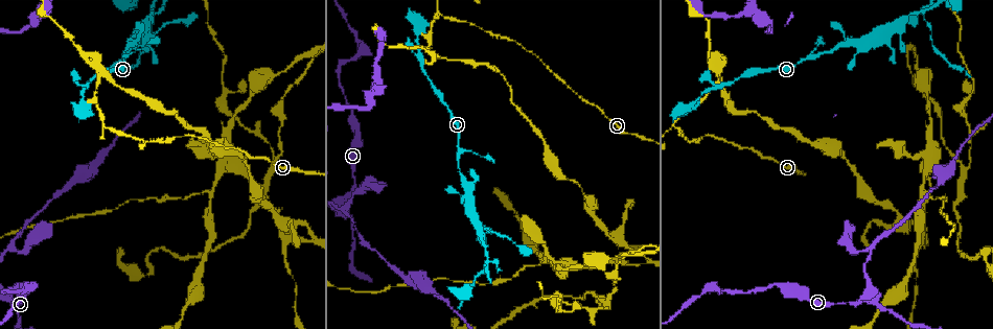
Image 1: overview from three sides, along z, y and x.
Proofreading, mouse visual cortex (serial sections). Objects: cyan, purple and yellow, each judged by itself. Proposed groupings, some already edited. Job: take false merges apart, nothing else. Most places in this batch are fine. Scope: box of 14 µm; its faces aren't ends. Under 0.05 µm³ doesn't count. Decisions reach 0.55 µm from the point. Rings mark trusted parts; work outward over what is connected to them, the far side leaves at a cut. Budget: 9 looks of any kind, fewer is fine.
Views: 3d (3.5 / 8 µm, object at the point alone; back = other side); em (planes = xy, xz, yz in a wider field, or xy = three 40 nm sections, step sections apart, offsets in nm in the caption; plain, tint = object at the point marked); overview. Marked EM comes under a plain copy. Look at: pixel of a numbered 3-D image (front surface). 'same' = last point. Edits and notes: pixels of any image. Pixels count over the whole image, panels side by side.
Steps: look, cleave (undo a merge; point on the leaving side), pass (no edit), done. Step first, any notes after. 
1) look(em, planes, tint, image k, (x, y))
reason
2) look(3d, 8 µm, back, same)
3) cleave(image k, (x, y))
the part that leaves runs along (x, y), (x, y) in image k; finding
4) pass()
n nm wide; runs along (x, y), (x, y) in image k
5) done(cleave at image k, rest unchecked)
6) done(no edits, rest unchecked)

look(3d, 3.5 µm, image 1, (437, 15))

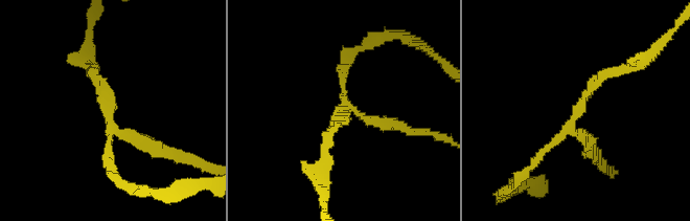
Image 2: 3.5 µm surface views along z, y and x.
look(em, xy, step 5, tint, image 2, (109, 122))
3 arms; arms of 150, 150, 150 nm

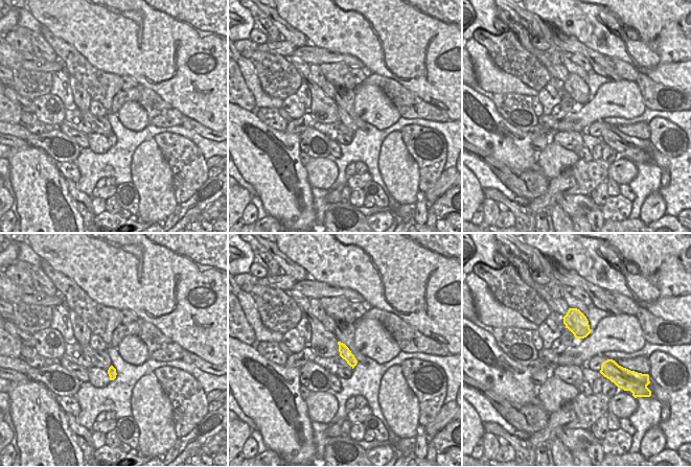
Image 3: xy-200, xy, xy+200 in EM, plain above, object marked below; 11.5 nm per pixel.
cleave(image 2, (107, 96))
the part that leaves runs along (117, 130), (88, 66) in image 2; two cells meet here

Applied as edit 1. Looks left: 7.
look(3d, 3.5 µm, image 1, (769, 283))
calibre changes

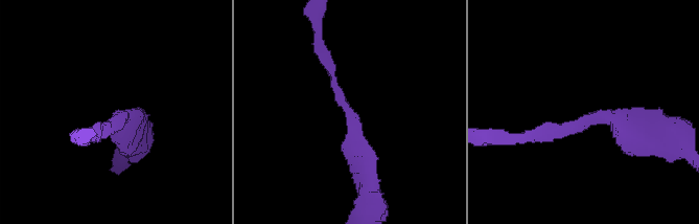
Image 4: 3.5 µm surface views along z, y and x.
look(em, xy, step 1, tint, image 4, (349, 115))
arms of 150, 300 nm; need the tissue

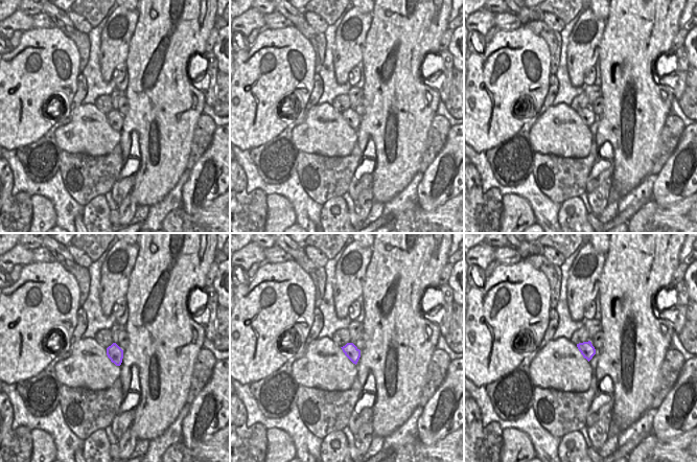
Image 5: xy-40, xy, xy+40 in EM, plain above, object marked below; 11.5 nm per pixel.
pass()
one cell here

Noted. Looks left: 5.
look(3d, 8 µm, image 1, (358, 57))
abrupt turn

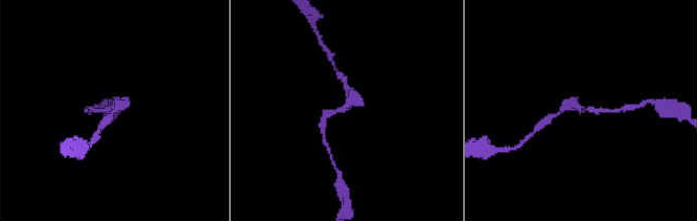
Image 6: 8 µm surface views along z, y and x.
look(em, xy, step 1, tint, image 6, (111, 108))
arms of 200, 200 nm

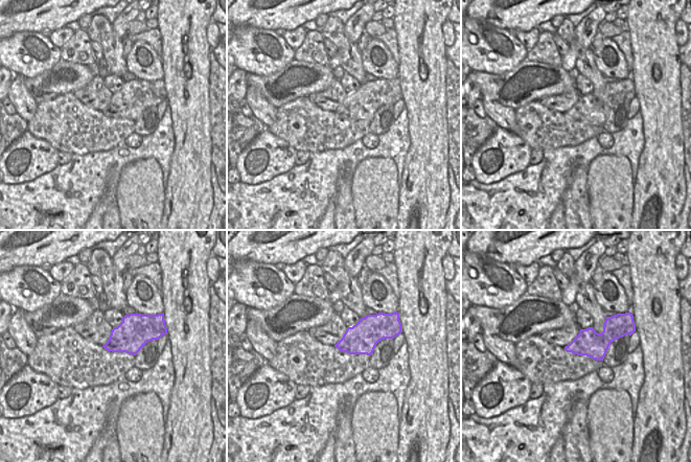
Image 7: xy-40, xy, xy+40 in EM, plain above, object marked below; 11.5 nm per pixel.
pass()
runs along (324, 124), (353, 100), (345, 86) in image 6; continuous, no second cell

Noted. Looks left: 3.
look(3d, 3.5 µm, image 1, (340, 202))
arms part here

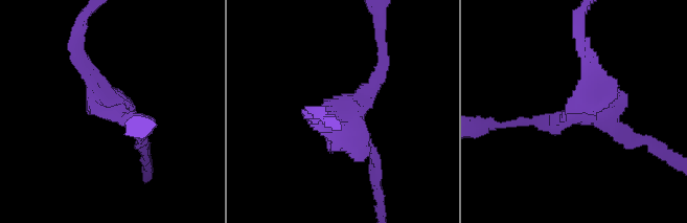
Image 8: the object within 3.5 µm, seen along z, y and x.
look(em, planes, tint, image 8, (119, 110))

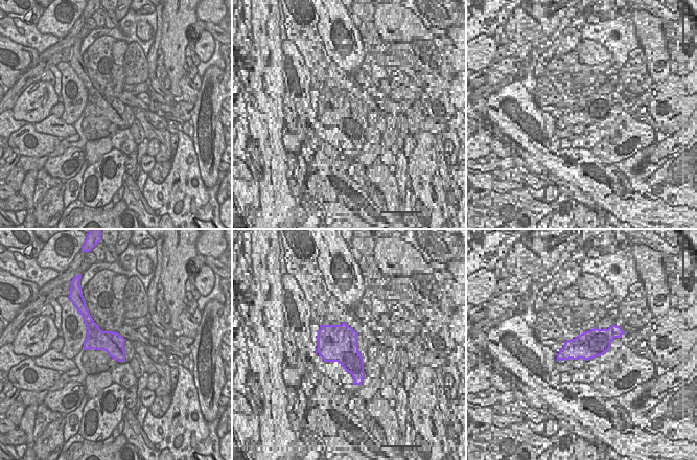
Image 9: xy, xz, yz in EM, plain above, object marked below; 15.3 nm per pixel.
pass()
one cell here

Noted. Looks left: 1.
done(cleave at image 2, rest unchecked)

